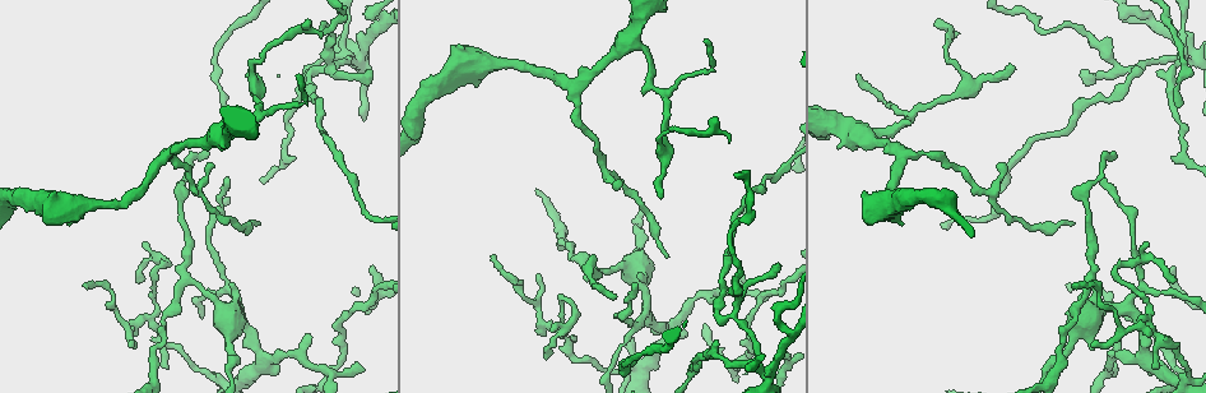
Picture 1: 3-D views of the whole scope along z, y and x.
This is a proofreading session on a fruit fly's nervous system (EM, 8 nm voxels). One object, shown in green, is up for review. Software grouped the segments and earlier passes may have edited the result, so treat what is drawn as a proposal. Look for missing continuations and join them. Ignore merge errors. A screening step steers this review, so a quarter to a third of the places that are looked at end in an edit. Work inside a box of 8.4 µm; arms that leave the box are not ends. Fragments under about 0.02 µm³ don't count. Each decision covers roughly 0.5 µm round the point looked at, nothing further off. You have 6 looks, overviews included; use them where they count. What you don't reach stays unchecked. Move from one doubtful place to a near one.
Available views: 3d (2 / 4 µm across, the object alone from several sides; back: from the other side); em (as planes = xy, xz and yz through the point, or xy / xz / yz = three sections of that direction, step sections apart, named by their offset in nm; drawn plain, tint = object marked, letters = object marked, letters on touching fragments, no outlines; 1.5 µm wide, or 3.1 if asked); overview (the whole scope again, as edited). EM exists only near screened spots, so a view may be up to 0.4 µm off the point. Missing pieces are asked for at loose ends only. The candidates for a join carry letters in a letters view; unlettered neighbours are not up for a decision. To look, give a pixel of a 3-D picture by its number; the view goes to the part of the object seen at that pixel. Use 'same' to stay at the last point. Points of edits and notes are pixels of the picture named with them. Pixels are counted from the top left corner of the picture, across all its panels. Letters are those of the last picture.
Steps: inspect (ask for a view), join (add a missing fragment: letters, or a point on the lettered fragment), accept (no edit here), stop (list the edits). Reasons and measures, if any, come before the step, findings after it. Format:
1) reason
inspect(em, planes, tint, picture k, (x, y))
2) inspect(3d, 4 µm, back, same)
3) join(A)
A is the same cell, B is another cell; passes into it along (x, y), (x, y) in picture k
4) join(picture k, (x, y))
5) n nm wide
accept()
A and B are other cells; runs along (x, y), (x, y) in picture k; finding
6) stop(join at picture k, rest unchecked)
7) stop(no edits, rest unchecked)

an open end
inspect(3d, 4 µm, back, picture 1, (958, 34))

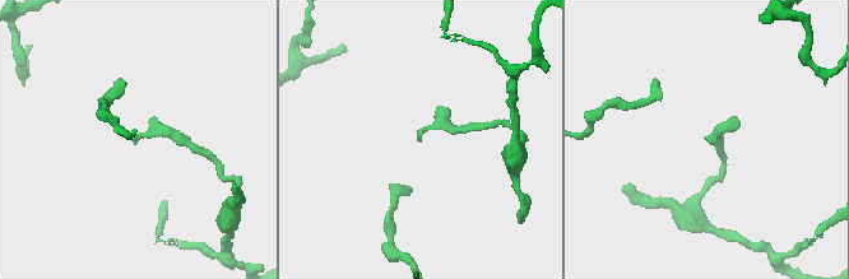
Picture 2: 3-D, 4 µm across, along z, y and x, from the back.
inspect(em, planes, letters, picture 2, (136, 138))

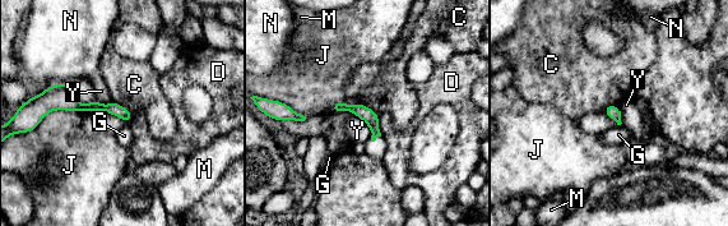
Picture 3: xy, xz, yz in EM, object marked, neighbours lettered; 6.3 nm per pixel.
accept()
C, D, G, J, M, N and Y are other cells; border along (112, 101), (123, 105), (133, 115) in picture 3; no lettered fragment goes on from it

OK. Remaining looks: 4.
thin end
inspect(3d, 2 µm, picture 1, (370, 70))

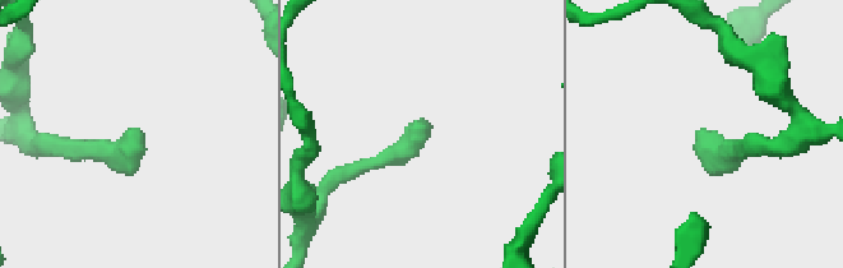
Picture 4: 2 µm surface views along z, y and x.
need the tissue
inspect(em, planes, plain, picture 4, (704, 128))

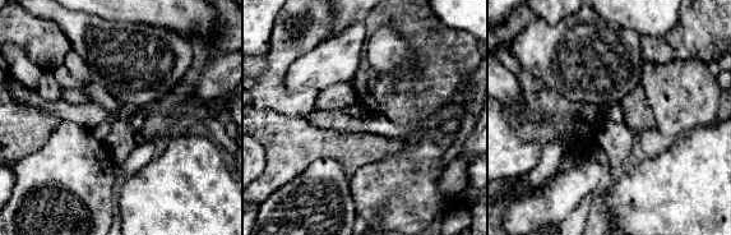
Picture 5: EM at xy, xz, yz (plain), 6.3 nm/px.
see the neighbours
inspect(em, planes, letters, same)

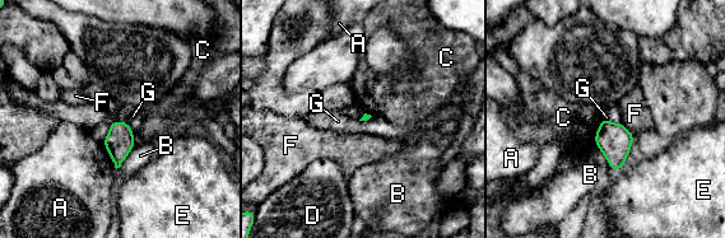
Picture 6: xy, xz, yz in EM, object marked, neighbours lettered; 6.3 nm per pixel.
accept()
A, B, C, D, E, F and G are other cells; none of them fits

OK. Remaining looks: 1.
stop(no edits, rest unchecked)

